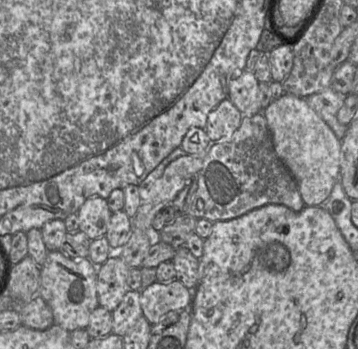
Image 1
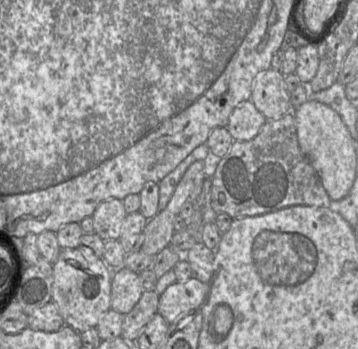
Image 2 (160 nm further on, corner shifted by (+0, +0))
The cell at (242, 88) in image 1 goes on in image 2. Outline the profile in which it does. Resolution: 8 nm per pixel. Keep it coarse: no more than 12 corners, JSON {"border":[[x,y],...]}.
{"border":[[270,68],[250,101],[267,120],[294,110],[284,77]]}

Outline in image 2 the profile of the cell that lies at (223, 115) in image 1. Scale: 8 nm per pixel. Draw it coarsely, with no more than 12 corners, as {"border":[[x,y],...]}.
{"border":[[248,100],[235,107],[226,129],[235,141],[258,135],[266,121]]}

